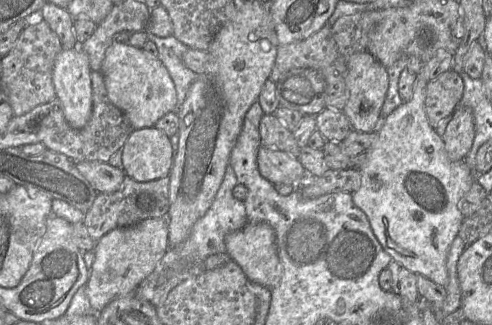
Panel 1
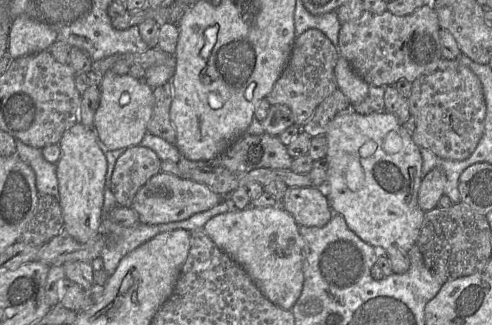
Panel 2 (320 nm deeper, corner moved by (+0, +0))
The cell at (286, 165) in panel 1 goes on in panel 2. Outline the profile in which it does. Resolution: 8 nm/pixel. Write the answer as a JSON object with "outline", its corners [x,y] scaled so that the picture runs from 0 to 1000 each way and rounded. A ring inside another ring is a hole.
{"outline":[[[638,572],[585,575],[567,634],[598,671],[606,695],[657,698],[679,658],[665,606]]]}

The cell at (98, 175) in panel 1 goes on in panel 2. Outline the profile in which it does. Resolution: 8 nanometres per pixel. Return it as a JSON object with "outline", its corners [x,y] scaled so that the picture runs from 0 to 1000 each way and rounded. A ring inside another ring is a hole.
{"outline":[[[325,526],[307,545],[276,594],[266,640],[283,662],[289,689],[317,692],[346,683],[362,683],[382,674],[394,658],[421,649],[453,618],[453,603],[433,591],[421,569],[388,551],[374,551],[356,538]]]}

